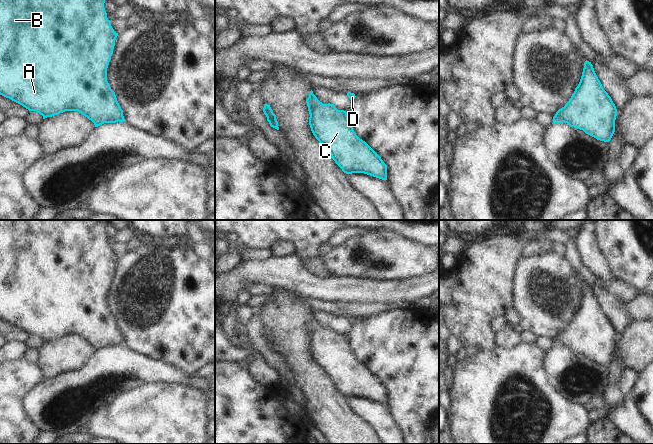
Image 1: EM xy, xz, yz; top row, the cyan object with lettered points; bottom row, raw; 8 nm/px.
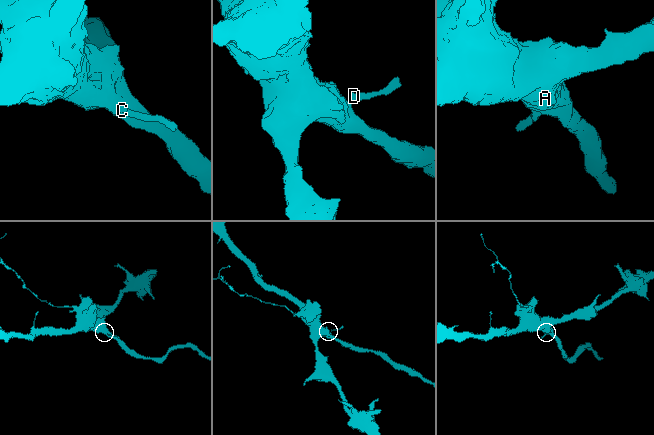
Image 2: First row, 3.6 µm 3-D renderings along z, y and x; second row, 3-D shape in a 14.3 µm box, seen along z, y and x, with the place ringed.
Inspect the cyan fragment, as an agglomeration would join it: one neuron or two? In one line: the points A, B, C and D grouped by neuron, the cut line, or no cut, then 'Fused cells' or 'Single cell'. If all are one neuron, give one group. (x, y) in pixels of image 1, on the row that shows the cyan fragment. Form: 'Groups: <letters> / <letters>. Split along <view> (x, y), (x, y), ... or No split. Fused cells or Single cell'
Groups: A B C / D. Split along yz (555, 115), (558, 115), (563, 121). Fused cells

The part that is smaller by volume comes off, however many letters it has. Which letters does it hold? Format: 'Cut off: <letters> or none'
Cut off: D

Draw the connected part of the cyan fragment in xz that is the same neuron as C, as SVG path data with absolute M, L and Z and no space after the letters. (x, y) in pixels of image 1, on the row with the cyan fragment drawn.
M312 90L306 103L313 135L344 173L364 173L387 180L387 165L356 135L344 110L338 110L334 104L323 104Z

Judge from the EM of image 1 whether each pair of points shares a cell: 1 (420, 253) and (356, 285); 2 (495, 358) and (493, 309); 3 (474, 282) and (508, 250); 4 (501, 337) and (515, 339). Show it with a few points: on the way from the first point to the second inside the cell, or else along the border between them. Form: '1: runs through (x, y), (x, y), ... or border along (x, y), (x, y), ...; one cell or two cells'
1: border along (344, 275), (368, 279), (391, 279); two cells
2: border along (495, 345), (487, 350), (472, 354); two cells
3: runs through (482, 276), (500, 258); one cell
4: runs through (504, 338), (512, 339); one cell

